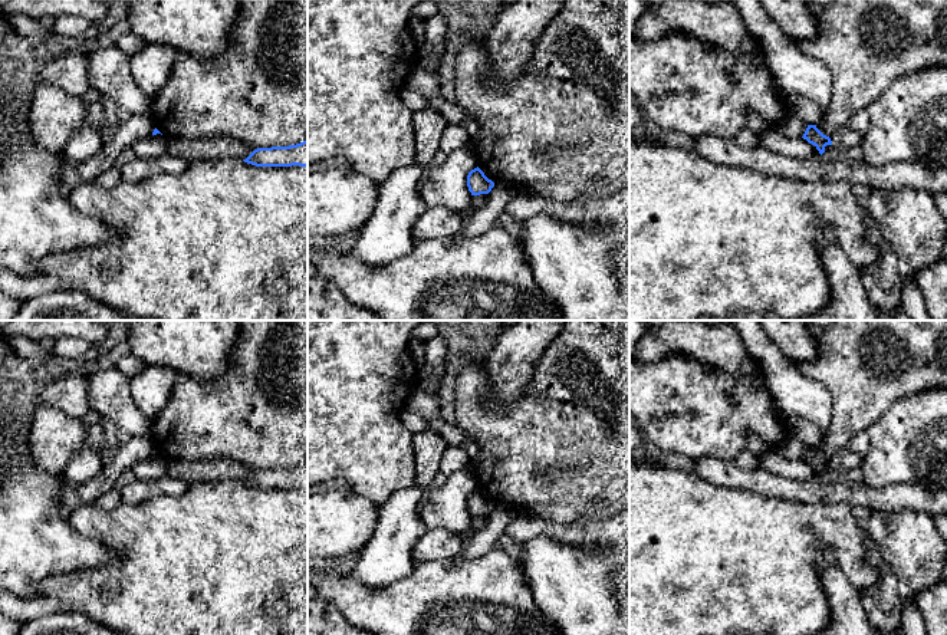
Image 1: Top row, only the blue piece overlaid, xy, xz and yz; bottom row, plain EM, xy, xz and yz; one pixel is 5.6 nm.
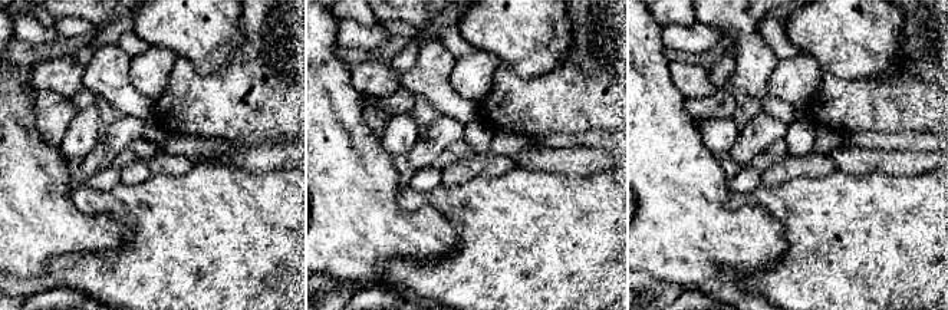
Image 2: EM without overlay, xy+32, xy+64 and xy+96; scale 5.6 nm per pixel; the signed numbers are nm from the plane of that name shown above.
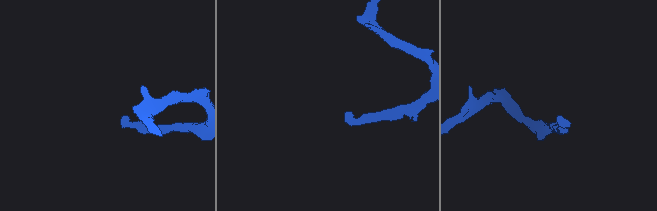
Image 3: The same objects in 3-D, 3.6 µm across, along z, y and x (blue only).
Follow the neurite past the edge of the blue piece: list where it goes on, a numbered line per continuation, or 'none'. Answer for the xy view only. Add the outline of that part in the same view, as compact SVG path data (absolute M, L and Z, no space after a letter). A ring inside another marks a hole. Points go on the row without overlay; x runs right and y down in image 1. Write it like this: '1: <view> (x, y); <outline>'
none

